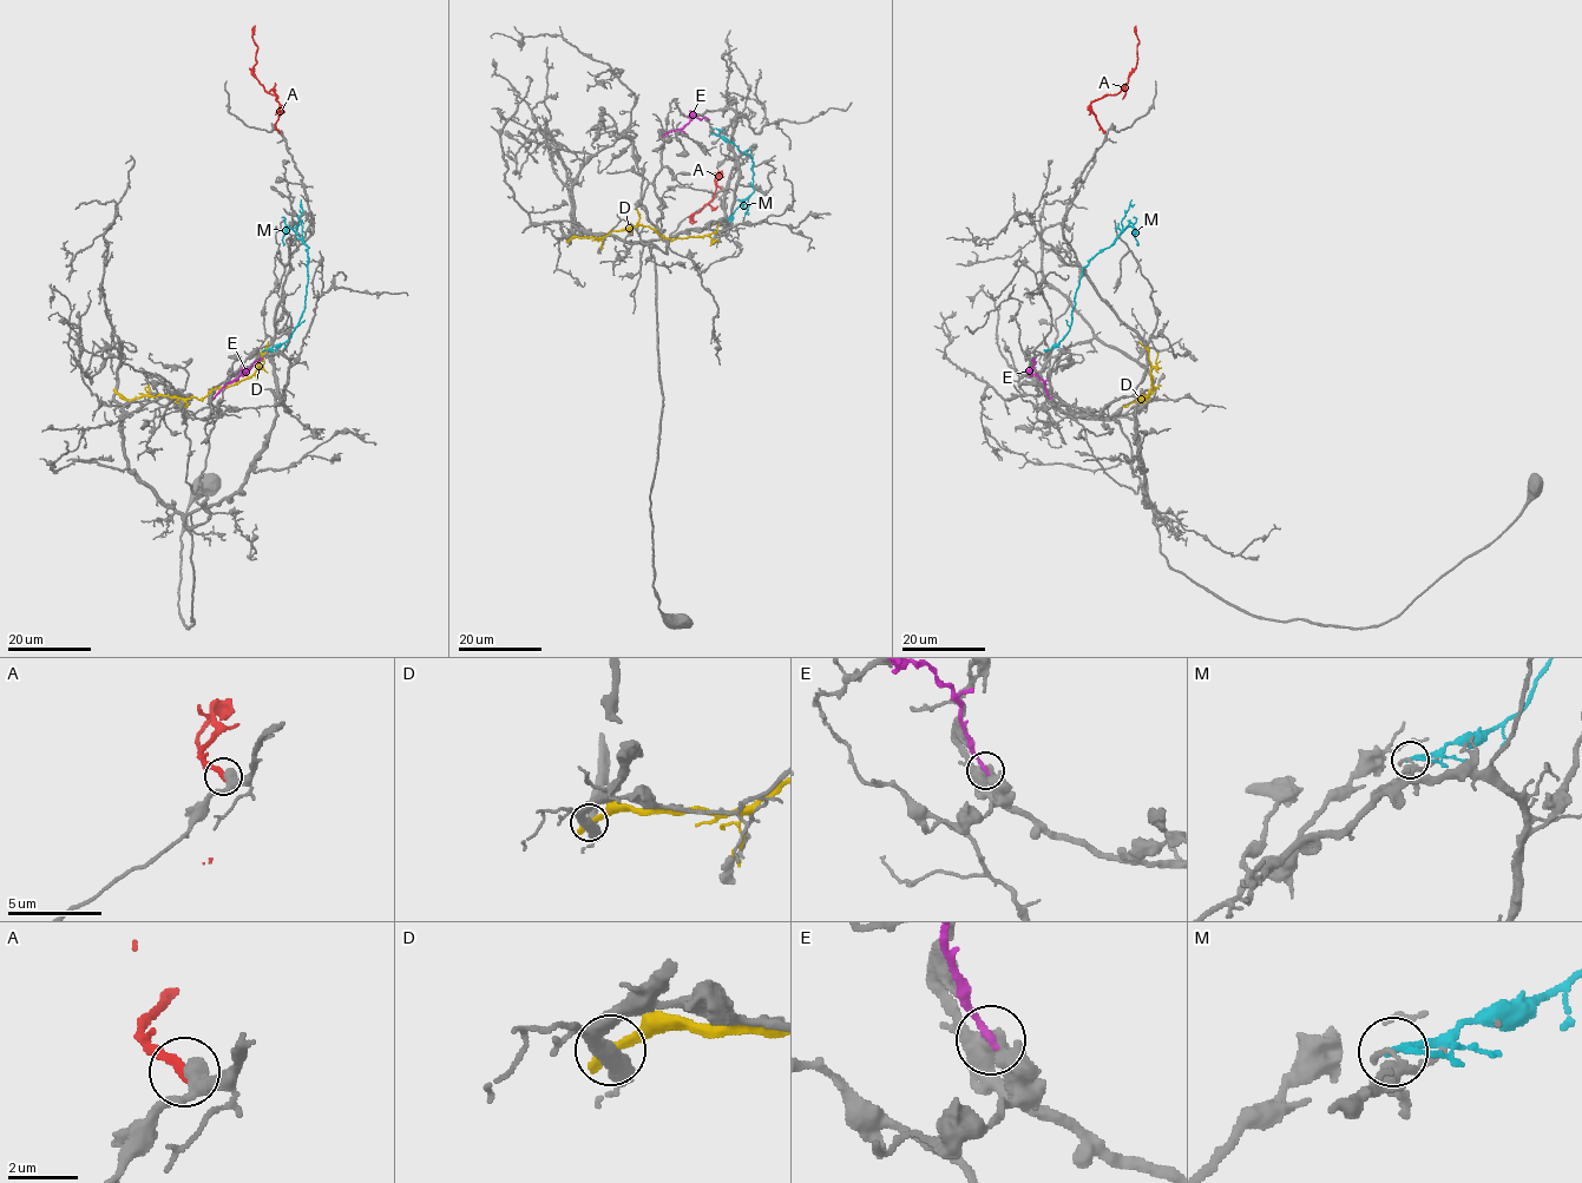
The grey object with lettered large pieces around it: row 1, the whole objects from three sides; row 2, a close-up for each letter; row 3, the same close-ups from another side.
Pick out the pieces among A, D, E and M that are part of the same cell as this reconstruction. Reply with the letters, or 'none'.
A

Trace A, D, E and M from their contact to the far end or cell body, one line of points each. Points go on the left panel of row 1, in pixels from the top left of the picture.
A: (280, 132), (275, 126), (279, 109), (276, 96), (270, 94), (254, 72), (255, 26)
D: (116, 390), (126, 399), (159, 395), (202, 399), (212, 389), (232, 386), (250, 376), (268, 341)
E: (214, 398), (227, 383), (262, 357)
M: (264, 350), (281, 346), (290, 336), (304, 308), (308, 248), (296, 231), (297, 217), (302, 211), (300, 199)

